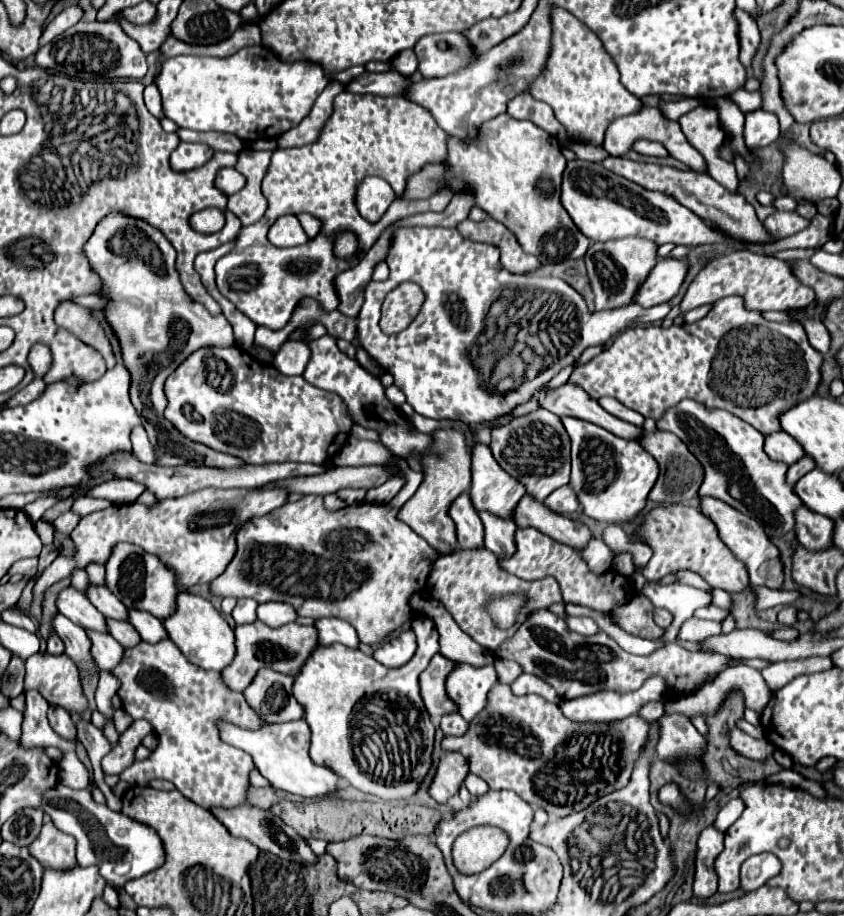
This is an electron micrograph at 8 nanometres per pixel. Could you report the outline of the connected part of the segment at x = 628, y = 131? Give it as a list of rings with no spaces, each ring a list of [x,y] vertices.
[[[644,106],[640,112],[636,114],[630,114],[630,116],[622,116],[622,118],[616,118],[608,130],[606,130],[606,140],[604,140],[604,148],[612,154],[612,156],[624,156],[632,144],[636,140],[656,140],[656,142],[662,142],[664,148],[668,150],[668,154],[680,162],[684,162],[690,170],[694,172],[706,172],[706,162],[704,162],[704,156],[694,148],[690,146],[690,142],[684,138],[681,127],[678,121],[668,120],[664,116],[664,112],[660,108],[648,108]]]

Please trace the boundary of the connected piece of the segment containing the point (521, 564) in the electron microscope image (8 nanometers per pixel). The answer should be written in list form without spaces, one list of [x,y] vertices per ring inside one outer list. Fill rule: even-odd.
[[[534,528],[516,530],[516,554],[508,560],[500,560],[500,566],[506,572],[510,572],[518,578],[524,578],[524,580],[554,576],[560,584],[564,602],[588,606],[588,608],[598,610],[598,612],[610,612],[616,604],[624,602],[624,598],[632,596],[630,582],[624,580],[620,574],[616,574],[614,570],[600,574],[600,576],[592,574],[578,550],[564,546],[552,538],[546,538],[546,534],[540,534]]]

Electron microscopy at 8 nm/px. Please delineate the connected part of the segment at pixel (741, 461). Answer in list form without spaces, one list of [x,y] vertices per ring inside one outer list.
[[[682,400],[656,422],[656,428],[682,438],[688,450],[704,466],[704,482],[698,492],[700,496],[714,496],[760,522],[768,538],[782,538],[796,530],[794,516],[796,510],[800,510],[804,504],[800,502],[794,488],[784,482],[788,466],[782,462],[772,462],[766,456],[762,450],[764,436],[752,426],[724,410],[708,408],[692,400]]]

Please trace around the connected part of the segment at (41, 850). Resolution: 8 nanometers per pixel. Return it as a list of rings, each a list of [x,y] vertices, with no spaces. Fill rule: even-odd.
[[[46,822],[40,830],[40,836],[30,844],[30,854],[40,860],[42,866],[50,868],[72,868],[76,866],[74,858],[74,838],[56,830],[54,822]]]

